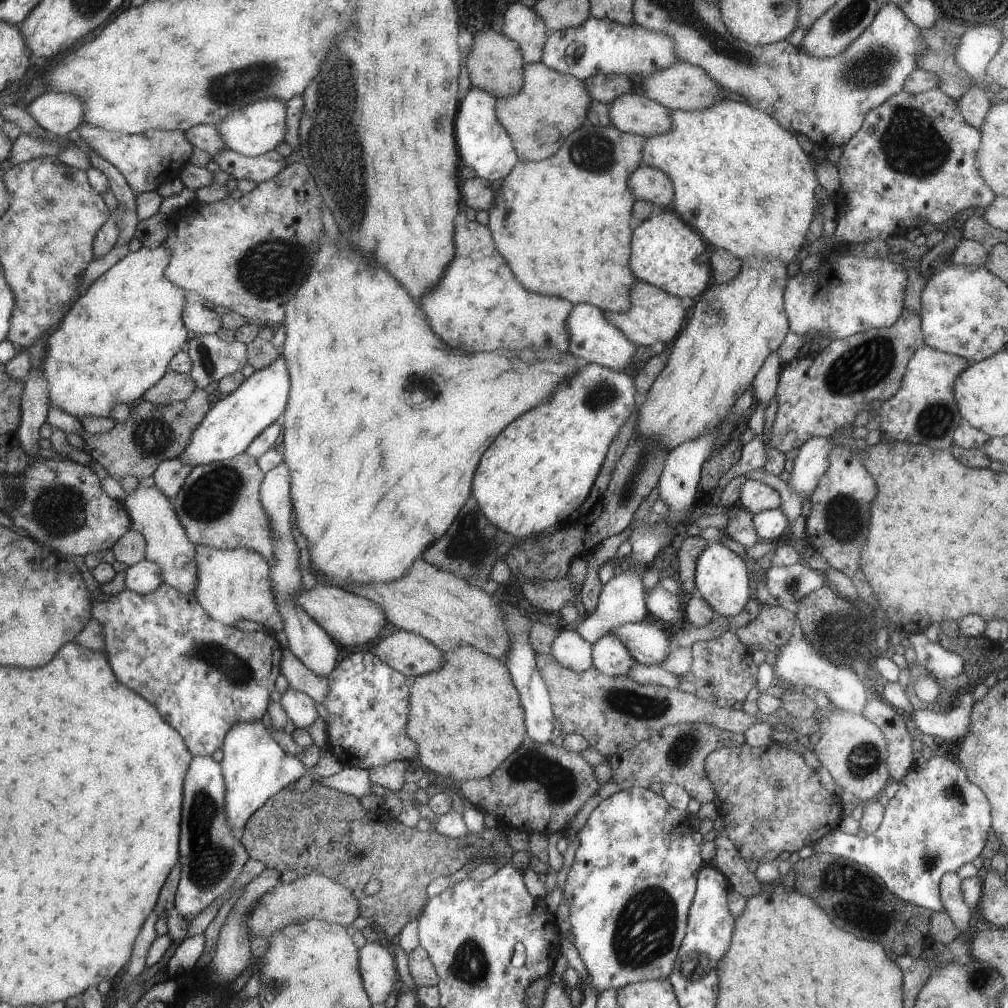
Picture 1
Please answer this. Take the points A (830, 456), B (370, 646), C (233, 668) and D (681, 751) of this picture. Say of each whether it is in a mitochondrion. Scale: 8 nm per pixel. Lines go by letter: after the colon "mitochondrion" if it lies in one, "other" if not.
A: other
B: other
C: mitochondrion
D: mitochondrion

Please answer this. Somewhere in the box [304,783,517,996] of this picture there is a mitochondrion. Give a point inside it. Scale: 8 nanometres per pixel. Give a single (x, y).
(470, 965)

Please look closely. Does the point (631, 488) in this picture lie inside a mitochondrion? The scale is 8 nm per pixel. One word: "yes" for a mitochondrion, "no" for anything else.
yes

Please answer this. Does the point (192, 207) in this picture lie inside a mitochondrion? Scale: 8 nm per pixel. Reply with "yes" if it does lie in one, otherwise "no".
no

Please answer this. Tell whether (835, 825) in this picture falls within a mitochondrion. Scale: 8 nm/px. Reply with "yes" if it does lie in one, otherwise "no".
no

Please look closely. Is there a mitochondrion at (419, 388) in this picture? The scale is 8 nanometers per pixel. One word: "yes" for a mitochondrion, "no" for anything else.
yes

